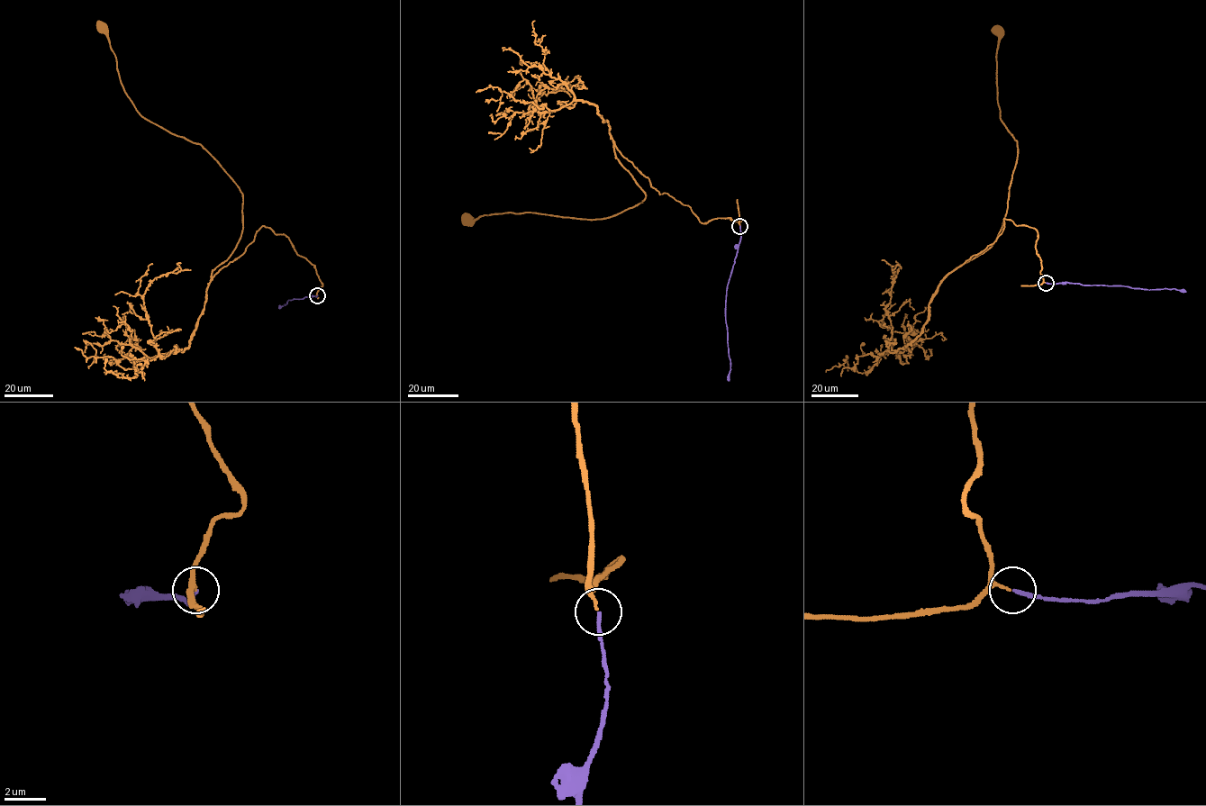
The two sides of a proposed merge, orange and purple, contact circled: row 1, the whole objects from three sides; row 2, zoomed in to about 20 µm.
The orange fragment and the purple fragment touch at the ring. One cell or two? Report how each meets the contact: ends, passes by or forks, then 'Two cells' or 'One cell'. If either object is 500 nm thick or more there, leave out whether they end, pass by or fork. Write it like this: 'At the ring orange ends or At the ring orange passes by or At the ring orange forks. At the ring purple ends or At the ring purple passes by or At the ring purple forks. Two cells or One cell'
At the ring orange passes by. At the ring purple ends. One cell

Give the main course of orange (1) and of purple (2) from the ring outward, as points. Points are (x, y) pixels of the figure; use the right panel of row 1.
1: (1045, 282), (1037, 230), (1004, 218), (996, 239), (953, 270), (995, 239), (1017, 160), (997, 95), (998, 28)
2: (1046, 282), (1124, 285), (1147, 290), (1175, 288), (1185, 292)

